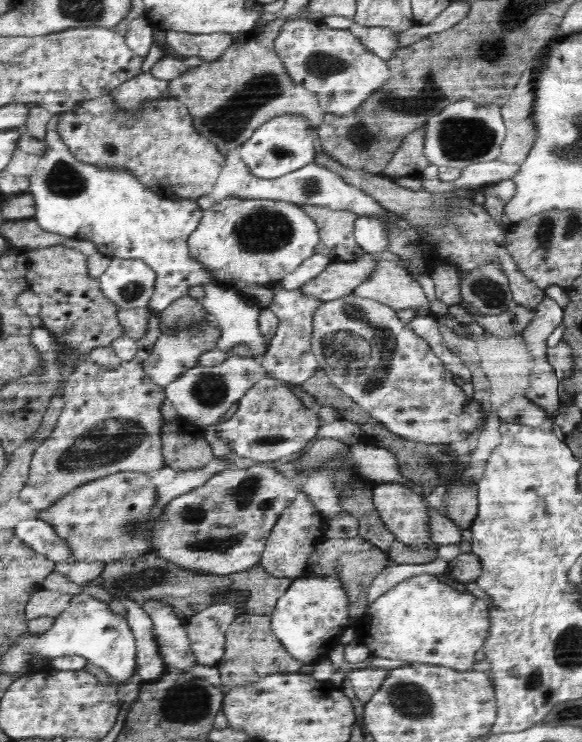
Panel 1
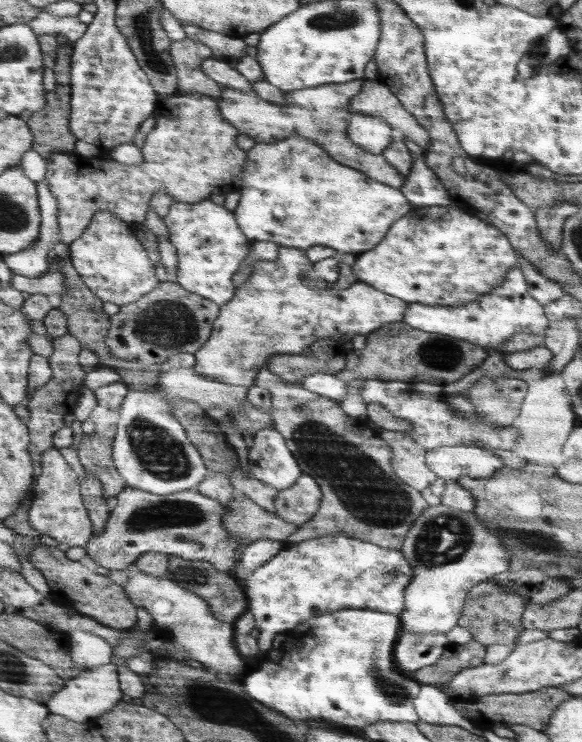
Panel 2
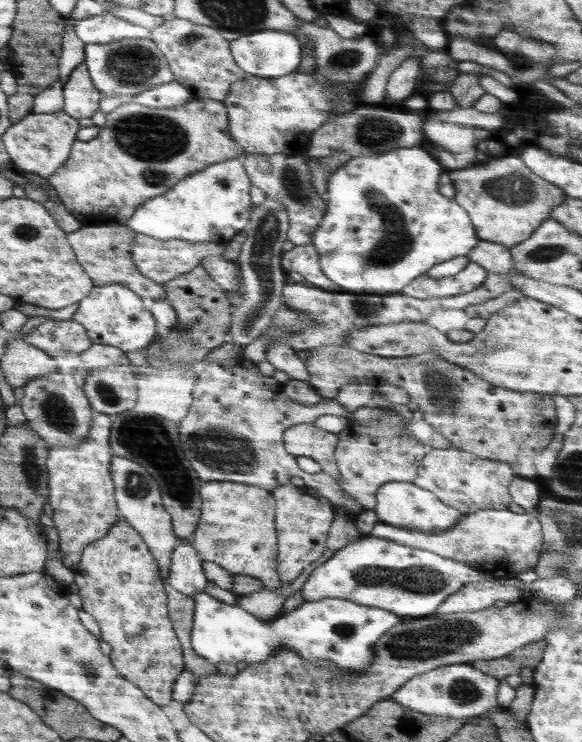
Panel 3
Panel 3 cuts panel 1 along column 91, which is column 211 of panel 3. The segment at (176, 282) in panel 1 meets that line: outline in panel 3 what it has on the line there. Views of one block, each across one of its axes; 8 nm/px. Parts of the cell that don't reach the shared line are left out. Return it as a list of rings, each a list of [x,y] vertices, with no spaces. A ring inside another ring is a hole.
[[[241,158],[208,165],[184,177],[172,189],[140,203],[126,226],[160,240],[184,239],[190,242],[216,242],[225,244],[249,223],[252,208],[250,181]]]

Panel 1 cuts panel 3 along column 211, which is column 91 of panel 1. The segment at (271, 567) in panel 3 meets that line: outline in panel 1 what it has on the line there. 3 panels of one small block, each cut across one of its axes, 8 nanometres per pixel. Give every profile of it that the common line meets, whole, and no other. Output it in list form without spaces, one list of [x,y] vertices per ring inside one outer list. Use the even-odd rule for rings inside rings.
[[[117,472],[111,474],[111,476],[85,483],[83,486],[68,492],[68,494],[64,494],[50,508],[35,511],[34,517],[50,523],[54,527],[56,535],[70,545],[70,549],[72,549],[70,562],[100,561],[107,563],[120,561],[128,557],[137,557],[153,552],[154,546],[151,543],[151,536],[159,516],[151,514],[151,510],[156,502],[156,497],[156,486],[146,473]]]

